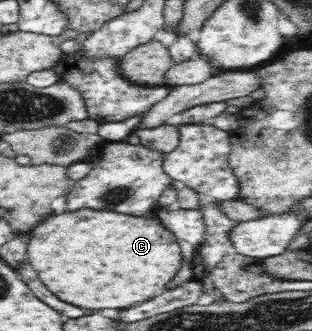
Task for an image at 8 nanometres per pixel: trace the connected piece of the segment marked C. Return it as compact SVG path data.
M80 209L76 213L52 214L30 231L27 261L38 271L46 287L66 303L95 311L136 307L166 291L166 283L184 263L176 236L162 227L155 217L128 216L111 210Z

